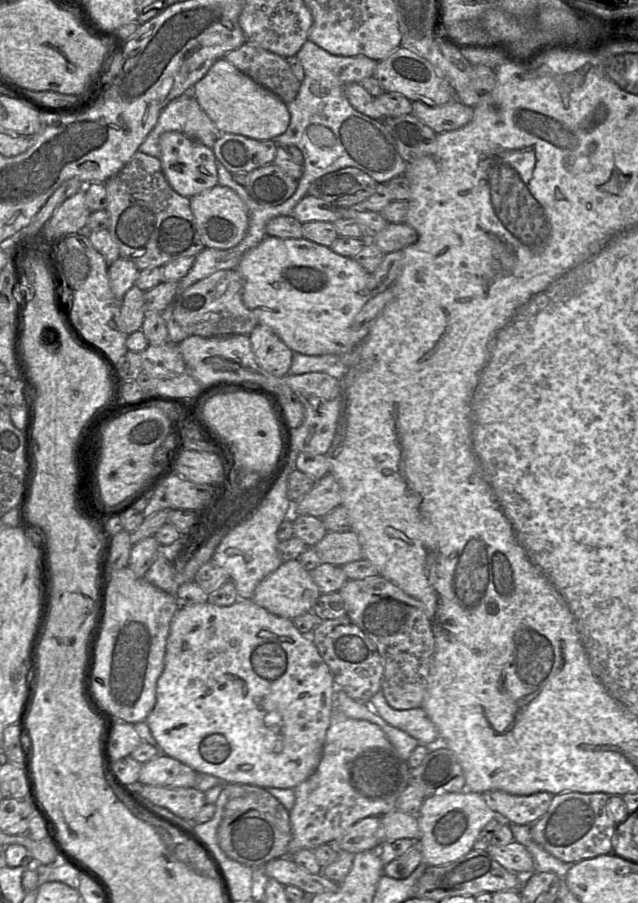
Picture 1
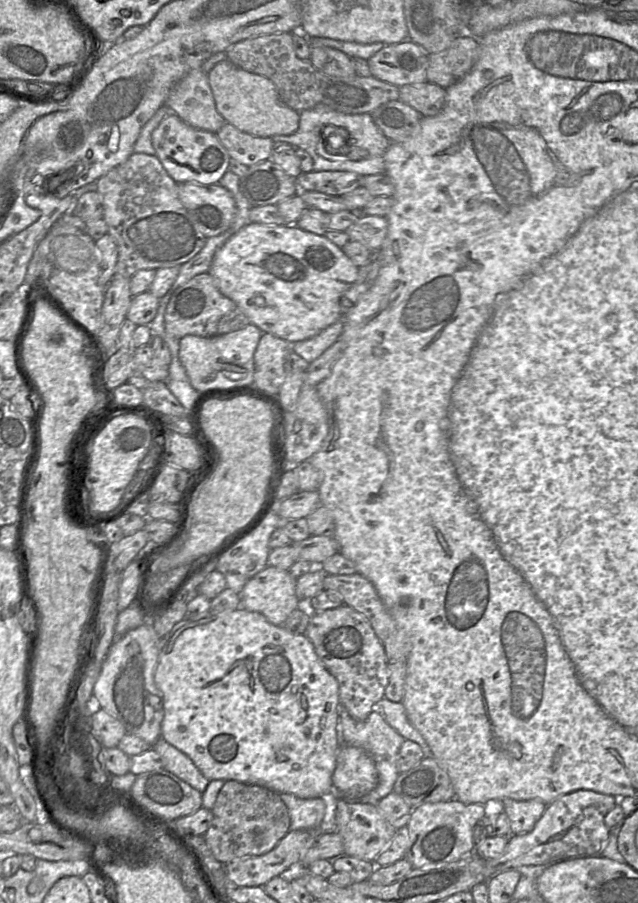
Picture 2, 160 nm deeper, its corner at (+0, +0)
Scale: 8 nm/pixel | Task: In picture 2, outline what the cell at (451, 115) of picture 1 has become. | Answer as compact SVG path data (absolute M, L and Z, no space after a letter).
M429 81L399 87L399 100L423 116L438 115L445 105L445 98L446 89Z

